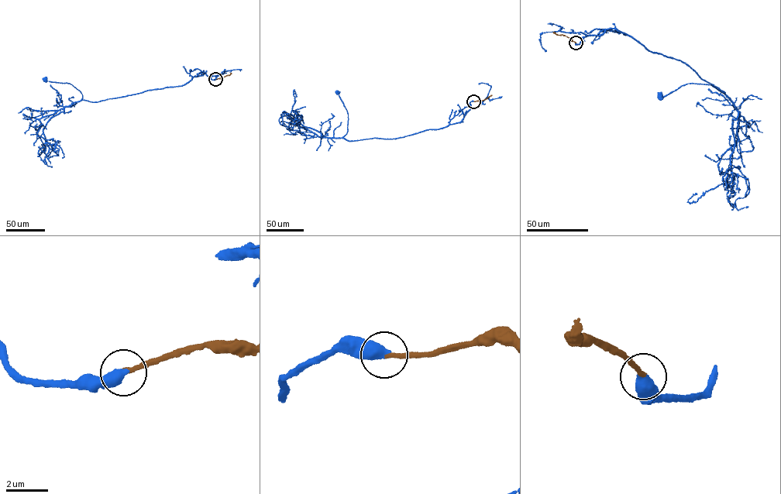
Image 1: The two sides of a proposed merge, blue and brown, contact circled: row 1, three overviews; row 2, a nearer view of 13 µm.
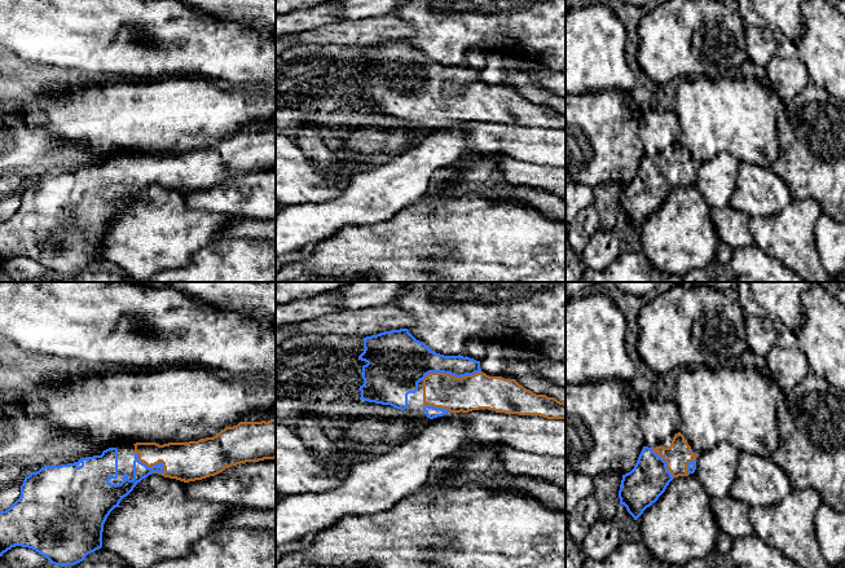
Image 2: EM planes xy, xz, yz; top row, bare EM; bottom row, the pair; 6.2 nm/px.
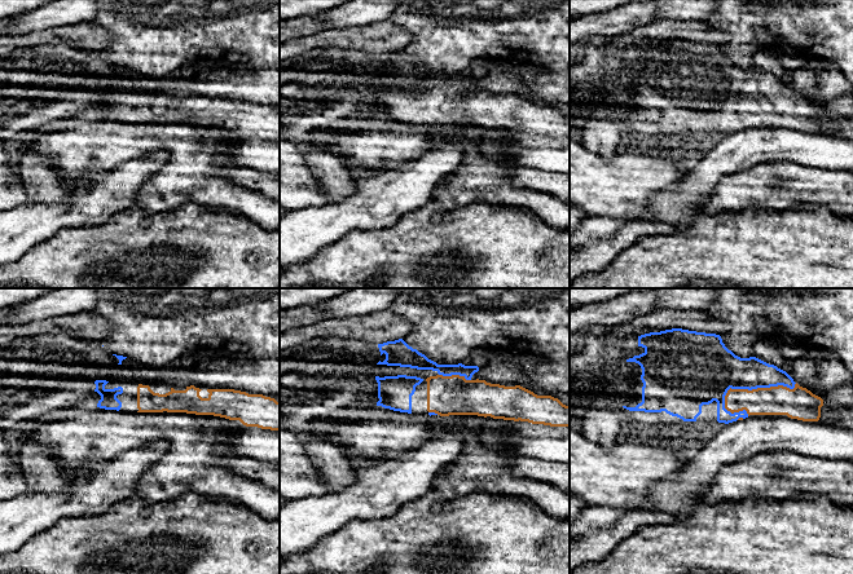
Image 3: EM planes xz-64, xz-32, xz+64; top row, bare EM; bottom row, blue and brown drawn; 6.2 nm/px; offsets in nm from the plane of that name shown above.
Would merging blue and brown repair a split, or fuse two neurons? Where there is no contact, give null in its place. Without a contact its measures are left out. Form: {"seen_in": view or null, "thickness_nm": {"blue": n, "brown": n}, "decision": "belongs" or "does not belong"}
{"seen_in": "xz", "thickness_nm": {"blue": 240, "brown": 220}, "decision": "belongs"}

